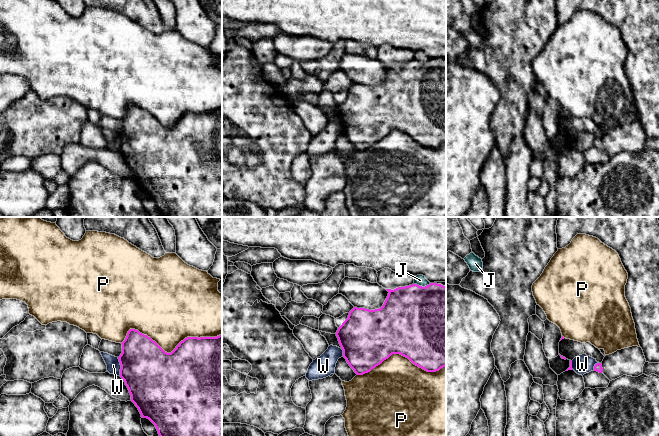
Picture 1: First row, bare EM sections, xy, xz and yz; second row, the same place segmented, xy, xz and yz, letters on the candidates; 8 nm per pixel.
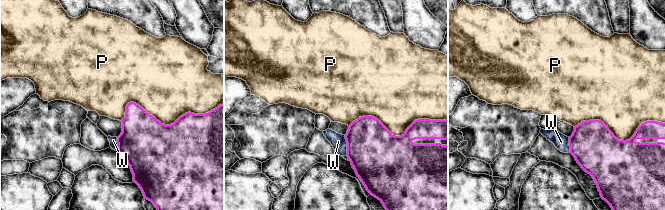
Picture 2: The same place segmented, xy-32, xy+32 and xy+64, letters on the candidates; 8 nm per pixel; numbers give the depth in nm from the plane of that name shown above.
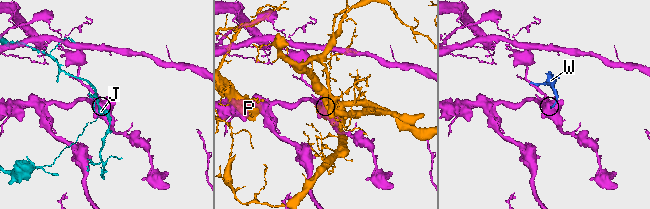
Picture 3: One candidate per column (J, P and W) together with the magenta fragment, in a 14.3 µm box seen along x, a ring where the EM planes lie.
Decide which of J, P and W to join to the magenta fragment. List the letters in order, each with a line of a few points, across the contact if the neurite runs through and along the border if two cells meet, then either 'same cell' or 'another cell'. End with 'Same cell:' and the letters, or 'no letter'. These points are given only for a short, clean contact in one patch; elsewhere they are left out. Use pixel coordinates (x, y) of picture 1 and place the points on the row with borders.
J: another cell
P: another cell
W: xy (117, 357), (120, 363), (120, 375) | another cell
Same cell: no letter

